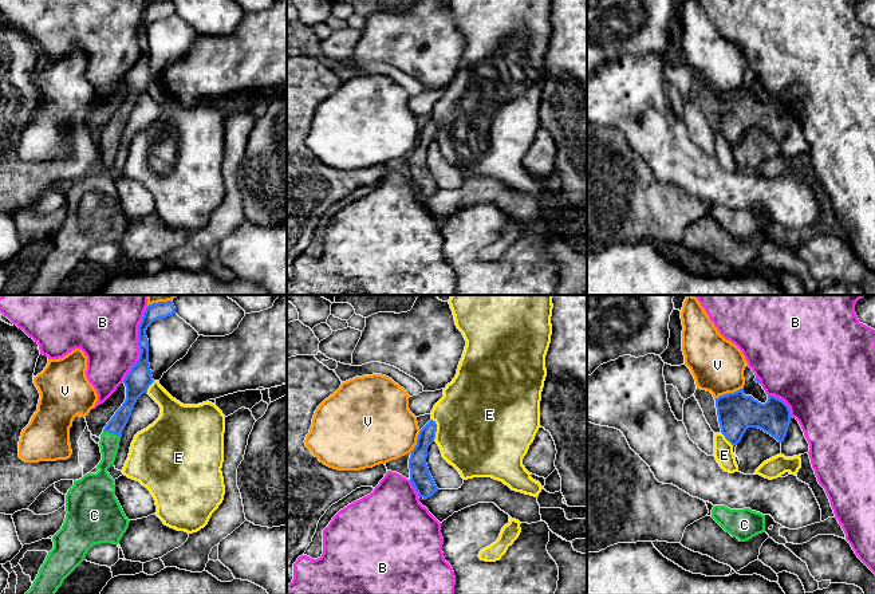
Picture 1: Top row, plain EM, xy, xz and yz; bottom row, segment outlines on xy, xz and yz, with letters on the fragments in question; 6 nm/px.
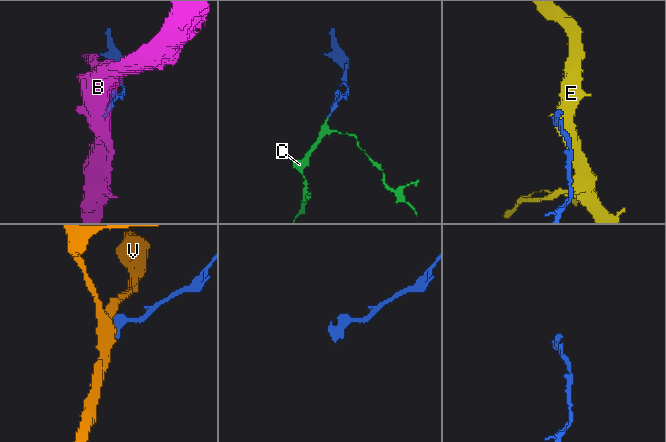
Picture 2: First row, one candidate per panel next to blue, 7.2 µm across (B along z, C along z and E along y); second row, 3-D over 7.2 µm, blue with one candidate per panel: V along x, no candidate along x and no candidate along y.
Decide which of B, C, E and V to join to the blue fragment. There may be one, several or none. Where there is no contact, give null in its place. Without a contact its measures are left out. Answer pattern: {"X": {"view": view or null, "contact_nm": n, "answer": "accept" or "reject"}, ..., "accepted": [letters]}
{"B": {"view": "xy", "contact_nm": 480, "answer": "reject"}, "C": {"view": "xy", "contact_nm": 120, "answer": "accept"}, "E": {"view": "xz", "contact_nm": 140, "answer": "reject"}, "V": {"view": "yz", "contact_nm": 190, "answer": "reject"}, "accepted": ["C"]}

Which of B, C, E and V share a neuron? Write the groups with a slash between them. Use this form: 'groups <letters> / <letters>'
groups B / C / E / V

